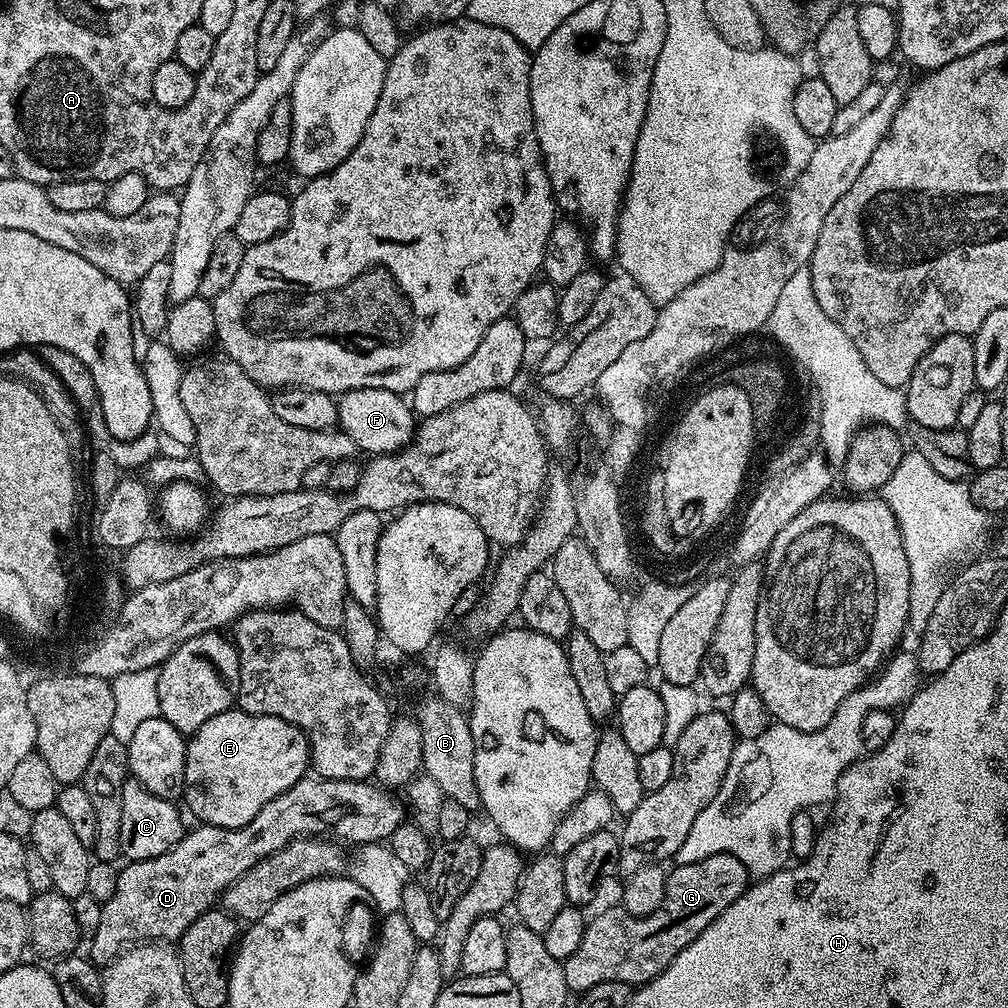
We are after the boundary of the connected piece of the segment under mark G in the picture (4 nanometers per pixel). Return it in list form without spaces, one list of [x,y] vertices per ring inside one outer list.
[[[714,854],[702,862],[676,864],[673,869],[668,872],[662,906],[654,914],[632,916],[626,909],[613,906],[588,920],[578,950],[562,961],[569,993],[579,994],[602,982],[650,983],[730,902],[742,898],[750,883],[746,866],[730,854]]]

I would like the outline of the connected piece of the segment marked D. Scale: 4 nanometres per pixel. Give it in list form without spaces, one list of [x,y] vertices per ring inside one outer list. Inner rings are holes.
[[[315,774],[305,775],[304,779],[294,782],[290,790],[278,794],[246,826],[241,828],[223,828],[213,824],[200,824],[196,829],[185,831],[184,837],[166,854],[158,854],[158,858],[133,860],[125,863],[118,874],[118,887],[114,895],[102,905],[102,919],[98,921],[98,930],[90,938],[92,952],[90,959],[97,966],[106,966],[116,959],[126,946],[137,942],[176,942],[182,933],[204,912],[213,907],[212,904],[221,899],[227,890],[242,874],[246,874],[255,864],[262,862],[270,854],[282,850],[292,840],[301,838],[335,838],[345,845],[379,844],[387,841],[390,834],[399,824],[405,823],[405,805],[395,800],[391,791],[377,786],[368,780],[325,780]]]

